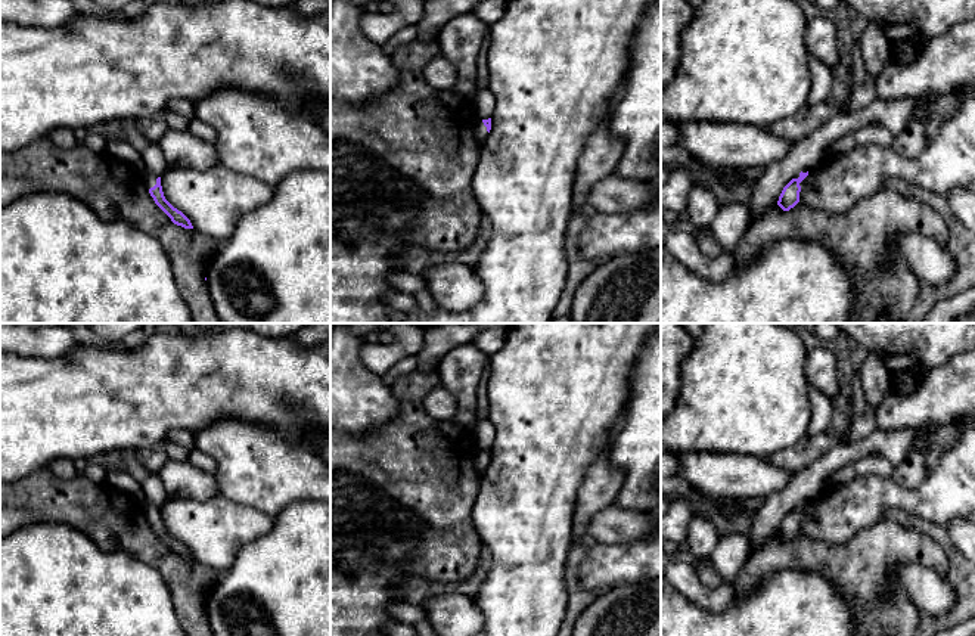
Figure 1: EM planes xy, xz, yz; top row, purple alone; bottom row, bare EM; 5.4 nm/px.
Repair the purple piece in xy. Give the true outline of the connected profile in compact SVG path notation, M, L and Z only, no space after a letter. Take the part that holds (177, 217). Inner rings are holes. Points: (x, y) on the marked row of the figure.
M148 170L142 173L145 177L145 183L155 204L171 218L171 221L184 229L193 229L190 220L165 199L162 186L161 186L161 177L156 177Z

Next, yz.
M817 165L801 171L795 179L792 179L782 190L777 205L783 211L789 211L799 202L799 192L804 180L810 177L817 170Z

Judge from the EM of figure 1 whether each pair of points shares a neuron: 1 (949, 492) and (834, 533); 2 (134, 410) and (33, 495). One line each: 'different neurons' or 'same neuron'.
1: same neuron
2: different neurons

